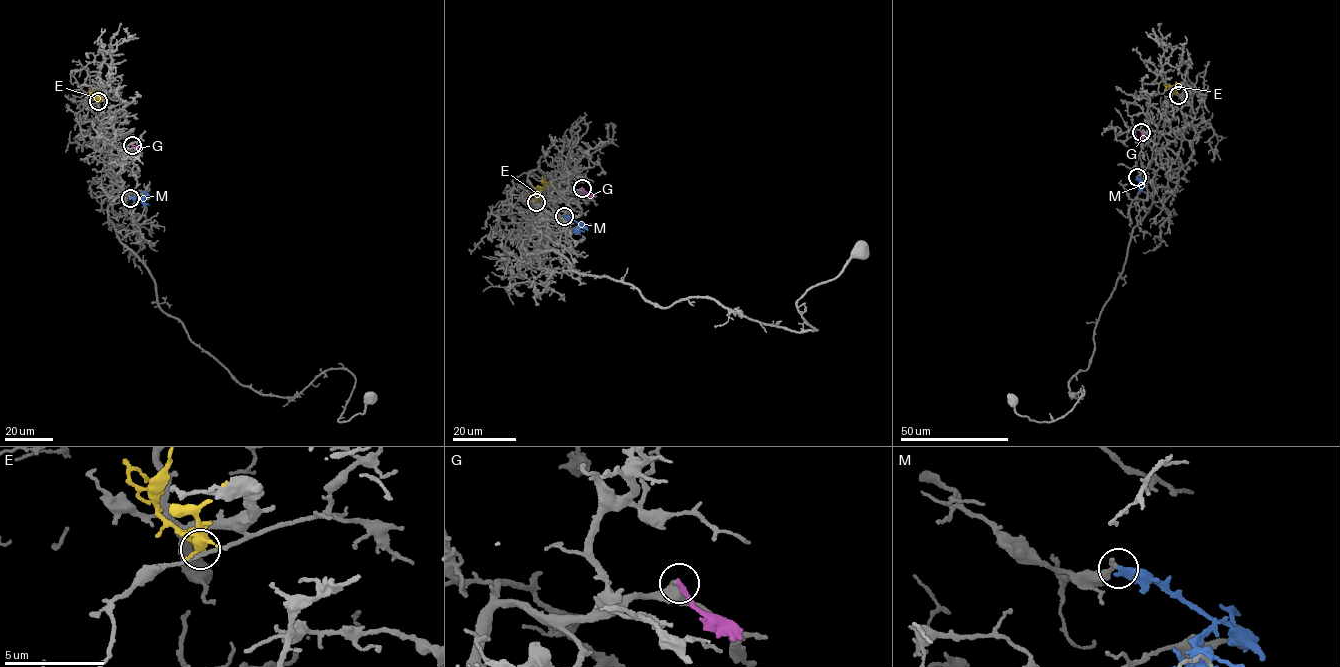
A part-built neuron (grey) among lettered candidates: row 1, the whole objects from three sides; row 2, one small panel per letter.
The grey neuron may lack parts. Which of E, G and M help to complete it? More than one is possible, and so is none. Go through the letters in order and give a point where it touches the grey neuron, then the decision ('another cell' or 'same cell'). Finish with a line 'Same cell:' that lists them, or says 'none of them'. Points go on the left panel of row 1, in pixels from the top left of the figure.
E: meets grey at (98, 101); another cell
G: meets grey at (132, 145); another cell
M: meets grey at (130, 198); another cell
Same cell: none of them

